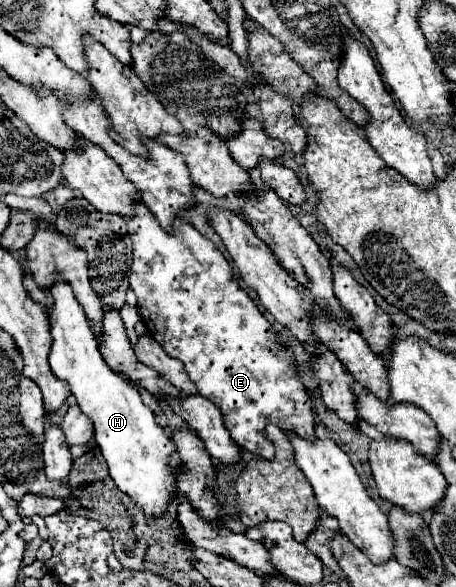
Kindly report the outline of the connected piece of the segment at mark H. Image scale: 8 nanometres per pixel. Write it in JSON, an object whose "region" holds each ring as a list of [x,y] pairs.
{"region":[[[57,278],[55,284],[49,288],[53,296],[53,306],[49,310],[49,326],[51,326],[51,336],[53,336],[53,346],[49,352],[49,364],[51,370],[57,378],[65,380],[71,386],[71,394],[77,400],[77,406],[93,420],[95,424],[95,440],[107,460],[109,474],[119,486],[119,490],[127,492],[135,502],[143,508],[147,518],[155,518],[167,510],[167,504],[173,500],[173,494],[177,496],[177,486],[175,486],[175,446],[171,446],[169,430],[163,430],[157,426],[153,412],[141,402],[141,396],[133,382],[129,378],[123,378],[121,372],[113,372],[107,362],[103,362],[103,356],[99,354],[97,338],[91,332],[91,326],[87,322],[87,316],[81,308],[81,304],[75,300],[71,286]]]}

